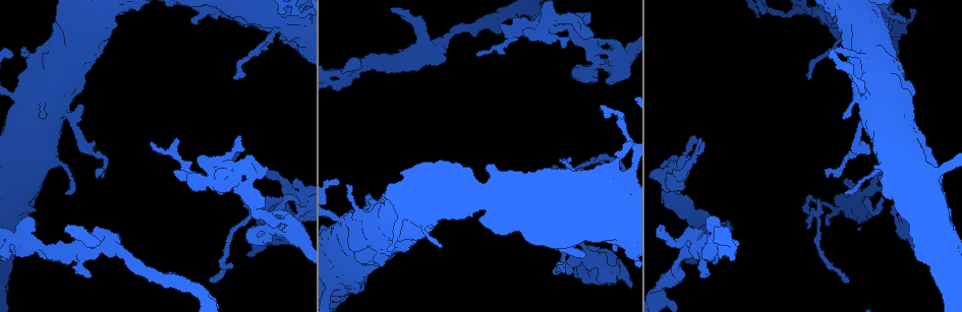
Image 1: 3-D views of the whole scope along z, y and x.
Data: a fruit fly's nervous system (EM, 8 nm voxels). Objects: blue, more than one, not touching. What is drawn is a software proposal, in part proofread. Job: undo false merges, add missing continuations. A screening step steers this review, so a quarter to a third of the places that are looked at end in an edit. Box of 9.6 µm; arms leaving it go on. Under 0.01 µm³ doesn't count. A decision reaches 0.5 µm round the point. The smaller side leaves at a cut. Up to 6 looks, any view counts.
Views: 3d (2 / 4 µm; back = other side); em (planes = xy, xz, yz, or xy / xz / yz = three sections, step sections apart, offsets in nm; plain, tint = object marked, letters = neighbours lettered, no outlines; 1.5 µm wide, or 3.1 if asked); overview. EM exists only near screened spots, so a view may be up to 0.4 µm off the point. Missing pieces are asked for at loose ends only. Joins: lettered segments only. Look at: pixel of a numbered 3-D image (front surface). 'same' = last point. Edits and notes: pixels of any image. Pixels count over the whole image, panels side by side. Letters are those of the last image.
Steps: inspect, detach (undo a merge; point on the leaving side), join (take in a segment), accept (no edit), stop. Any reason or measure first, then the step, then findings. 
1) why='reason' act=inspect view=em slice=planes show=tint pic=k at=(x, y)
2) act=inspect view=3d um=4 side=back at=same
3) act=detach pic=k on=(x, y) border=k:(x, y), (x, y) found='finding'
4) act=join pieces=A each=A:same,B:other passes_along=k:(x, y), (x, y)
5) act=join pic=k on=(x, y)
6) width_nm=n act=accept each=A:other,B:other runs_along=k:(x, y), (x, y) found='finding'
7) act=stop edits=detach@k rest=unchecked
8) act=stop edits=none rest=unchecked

why='branch stops here' act=inspect view=em slice=yz step=8 show=letters pic=1 at=(348, 184)

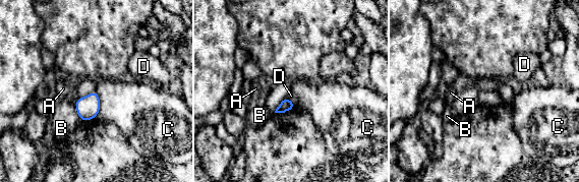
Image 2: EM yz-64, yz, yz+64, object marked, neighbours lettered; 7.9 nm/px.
act=inspect view=em slice=xz step=8 show=letters at=same

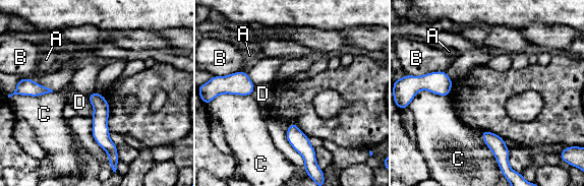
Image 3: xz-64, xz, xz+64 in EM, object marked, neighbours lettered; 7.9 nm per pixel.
act=accept each=A:other,B:other,C:other,D:other runs_along=3:(94, 95), (112, 150) found='none of them fits'

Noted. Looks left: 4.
why='tapers out' act=inspect view=3d um=2 pic=1 at=(370, 196)

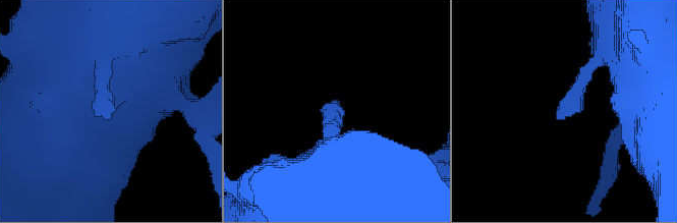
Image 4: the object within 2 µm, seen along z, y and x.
why='need the tissue' act=inspect view=em slice=planes show=letters pic=4 at=(334, 101)

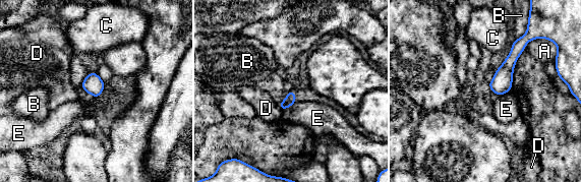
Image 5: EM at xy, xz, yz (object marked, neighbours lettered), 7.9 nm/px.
width_nm=90 act=accept each=A:other,B:other,C:other,D:other,E:other border=5:(297, 102), (282, 111) found='none of them fits'

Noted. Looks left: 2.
why='touches itself' act=inspect view=em slice=planes show=tint pic=1 at=(616, 44)

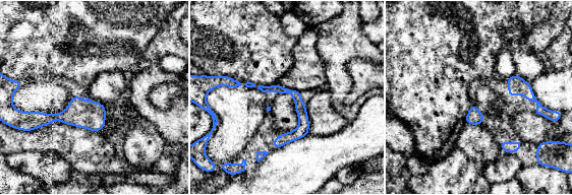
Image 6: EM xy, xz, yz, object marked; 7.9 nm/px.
why='what lies round it' act=inspect view=em slice=planes show=letters at=same

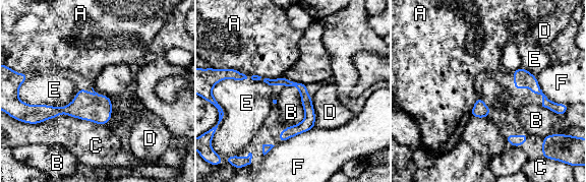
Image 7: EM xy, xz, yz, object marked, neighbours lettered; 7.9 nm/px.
width_nm=90 longest_contact=E:400nm act=accept each=A:other,B:other,C:other,D:other,E:other,F:other found='continuous, no second neuron'

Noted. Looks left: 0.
act=stop edits=none rest=unchecked

